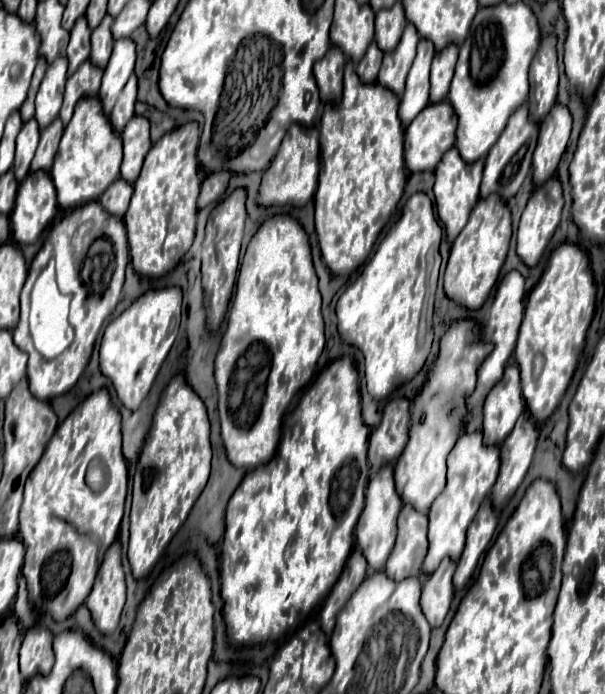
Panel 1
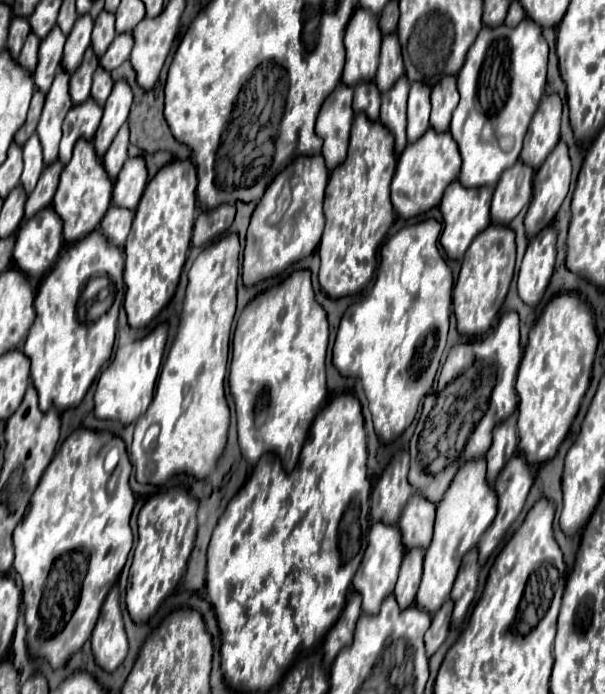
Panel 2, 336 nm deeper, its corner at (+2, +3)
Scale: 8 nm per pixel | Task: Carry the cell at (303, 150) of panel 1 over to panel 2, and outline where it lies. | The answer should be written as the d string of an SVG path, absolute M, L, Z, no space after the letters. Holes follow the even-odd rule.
M300 155L292 161L290 167L286 167L282 173L276 175L276 179L268 185L266 193L262 195L262 199L258 201L254 213L252 213L252 221L250 221L250 227L248 227L248 235L246 235L246 247L244 247L244 263L242 263L242 277L244 277L244 283L246 285L254 285L256 281L260 279L268 279L268 277L274 277L278 273L282 273L286 267L290 267L294 261L302 259L302 257L308 257L320 243L320 237L322 237L322 229L324 229L324 213L322 213L322 201L325 198L326 181L328 181L328 167L324 163L324 157L322 155ZM288 177L288 183L292 187L292 203L288 207L288 211L284 213L284 217L276 223L276 225L270 225L266 219L268 215L274 211L276 207L276 197L284 185L284 179Z

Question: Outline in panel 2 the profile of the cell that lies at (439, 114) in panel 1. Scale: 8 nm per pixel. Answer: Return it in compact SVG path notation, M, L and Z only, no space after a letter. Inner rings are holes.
M430 127L416 143L406 145L402 155L398 157L398 169L392 179L392 205L396 213L404 219L410 219L428 211L430 207L436 207L442 199L446 185L458 177L460 163L462 161L458 145L448 131L438 133Z

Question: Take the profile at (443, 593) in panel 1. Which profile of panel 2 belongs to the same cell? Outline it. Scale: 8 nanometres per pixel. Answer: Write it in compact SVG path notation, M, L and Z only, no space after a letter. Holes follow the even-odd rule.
M448 599L448 601L432 615L432 625L430 625L428 633L426 633L426 655L428 655L428 657L444 643L444 639L446 639L446 635L448 635L452 607L454 607L454 601Z

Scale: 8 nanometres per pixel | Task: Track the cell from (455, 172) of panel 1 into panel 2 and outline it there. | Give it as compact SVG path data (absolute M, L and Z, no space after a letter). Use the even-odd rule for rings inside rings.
M460 181L450 183L450 187L446 187L446 195L442 197L440 203L440 211L444 217L444 231L440 237L440 243L446 251L446 255L450 259L460 261L468 249L468 245L472 243L472 239L490 225L490 204L493 195L493 188L484 186L478 189L468 189L462 187Z

